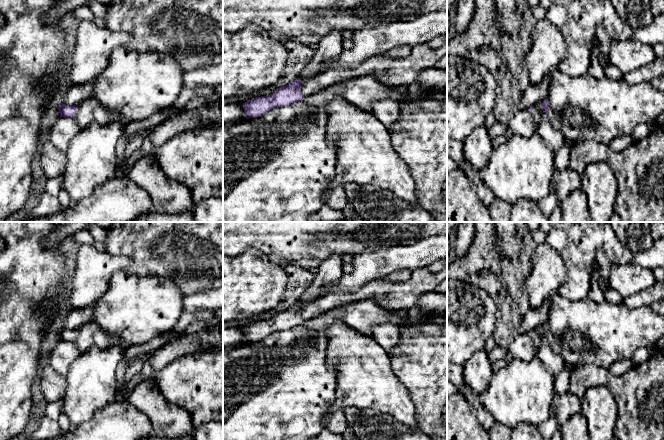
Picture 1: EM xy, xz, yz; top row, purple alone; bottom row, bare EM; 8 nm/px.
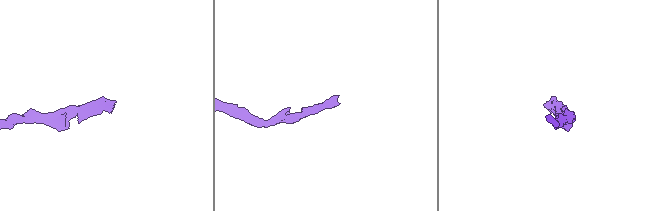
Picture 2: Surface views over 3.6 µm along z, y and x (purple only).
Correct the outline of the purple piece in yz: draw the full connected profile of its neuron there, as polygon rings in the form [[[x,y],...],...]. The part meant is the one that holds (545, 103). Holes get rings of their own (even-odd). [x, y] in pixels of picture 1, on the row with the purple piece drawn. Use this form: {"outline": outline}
{"outline": [[[547,99],[528,109],[537,127],[537,133],[545,140],[547,146],[556,153],[564,143],[563,134],[556,130],[548,118],[549,102]]]}

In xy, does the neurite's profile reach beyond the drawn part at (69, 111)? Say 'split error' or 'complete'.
split error

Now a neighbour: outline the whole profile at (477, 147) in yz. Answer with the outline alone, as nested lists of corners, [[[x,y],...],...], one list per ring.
[[[475,128],[463,141],[463,153],[466,161],[477,169],[483,169],[489,162],[493,149],[488,128]]]

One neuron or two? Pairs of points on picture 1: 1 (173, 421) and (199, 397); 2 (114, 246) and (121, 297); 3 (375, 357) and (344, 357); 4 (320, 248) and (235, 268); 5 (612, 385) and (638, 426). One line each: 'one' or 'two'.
1: two
2: two
3: one
4: two
5: one

